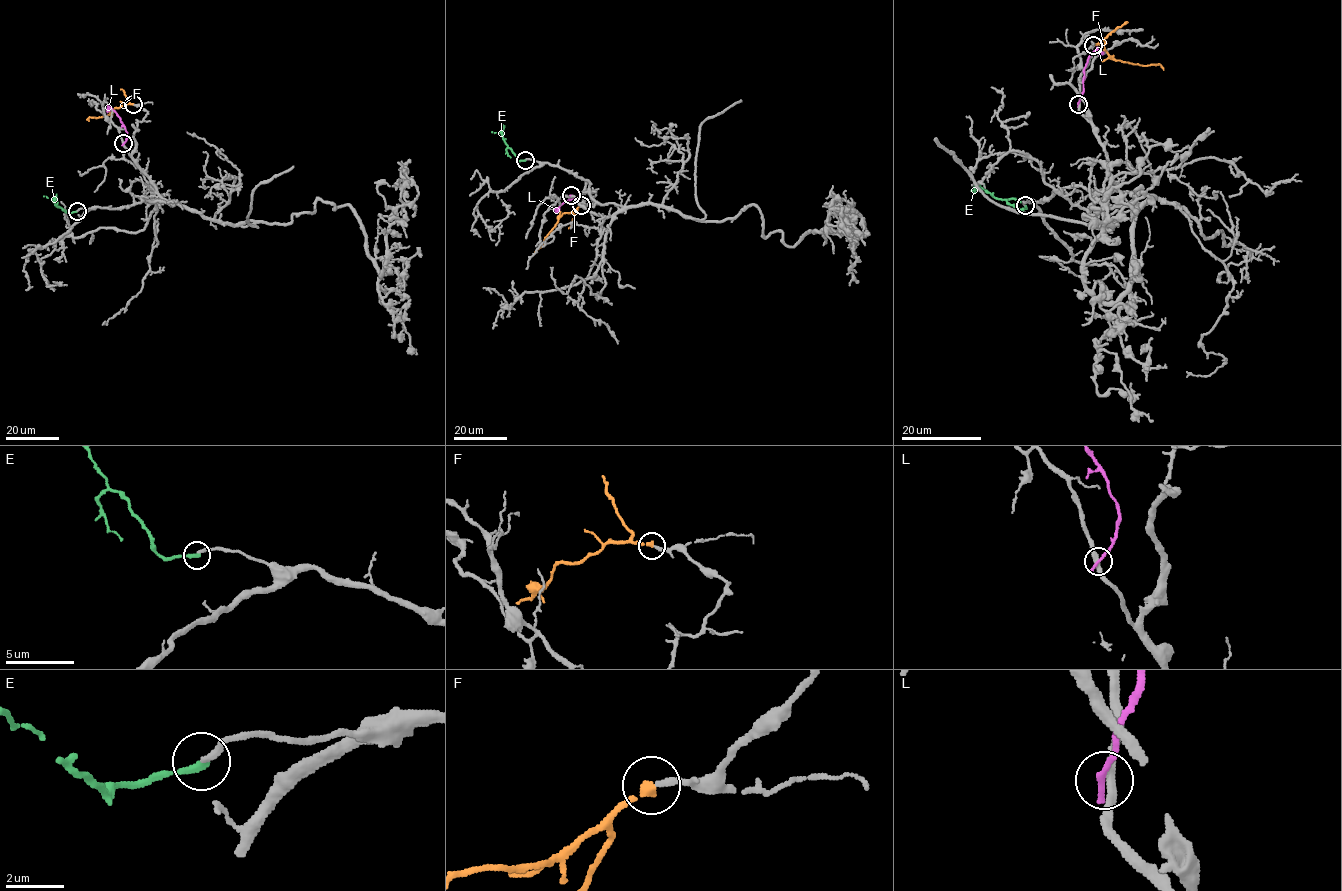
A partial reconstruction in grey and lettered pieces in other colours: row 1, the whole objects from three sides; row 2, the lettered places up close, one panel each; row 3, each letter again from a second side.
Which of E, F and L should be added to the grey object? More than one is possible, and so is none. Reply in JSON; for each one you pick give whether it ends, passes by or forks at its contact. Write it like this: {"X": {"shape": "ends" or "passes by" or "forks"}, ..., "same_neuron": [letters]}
{"F": {"shape": "ends"}, "same_neuron": ["F"]}

